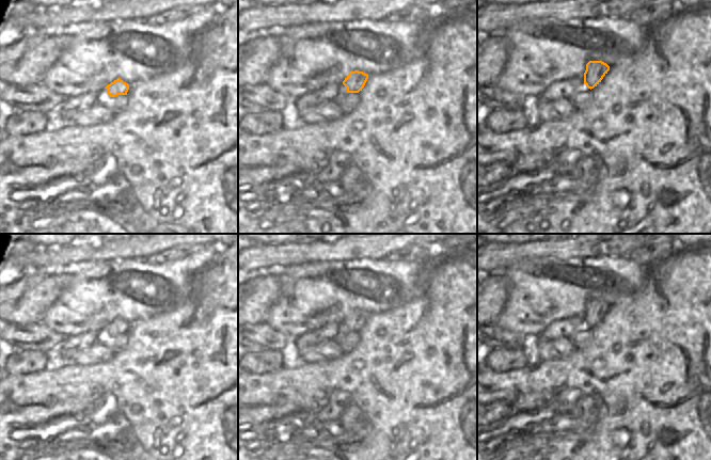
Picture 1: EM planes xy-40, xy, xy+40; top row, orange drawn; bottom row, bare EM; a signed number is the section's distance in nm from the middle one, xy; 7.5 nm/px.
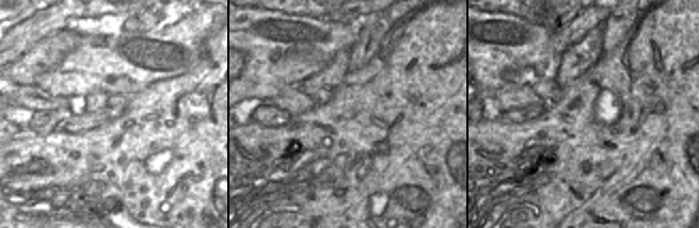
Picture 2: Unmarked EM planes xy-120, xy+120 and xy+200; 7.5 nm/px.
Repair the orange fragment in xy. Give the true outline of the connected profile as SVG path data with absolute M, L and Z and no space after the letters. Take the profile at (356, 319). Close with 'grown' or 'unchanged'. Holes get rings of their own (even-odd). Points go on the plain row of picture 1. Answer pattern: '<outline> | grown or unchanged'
M350 311L338 327L338 334L346 334L347 332L359 332L364 327L367 318L368 314L363 311Z | grown

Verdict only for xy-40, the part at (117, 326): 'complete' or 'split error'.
split error

